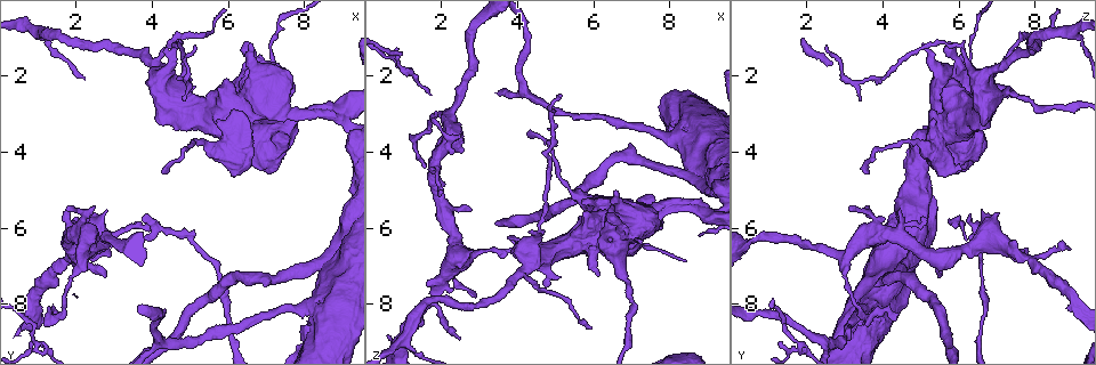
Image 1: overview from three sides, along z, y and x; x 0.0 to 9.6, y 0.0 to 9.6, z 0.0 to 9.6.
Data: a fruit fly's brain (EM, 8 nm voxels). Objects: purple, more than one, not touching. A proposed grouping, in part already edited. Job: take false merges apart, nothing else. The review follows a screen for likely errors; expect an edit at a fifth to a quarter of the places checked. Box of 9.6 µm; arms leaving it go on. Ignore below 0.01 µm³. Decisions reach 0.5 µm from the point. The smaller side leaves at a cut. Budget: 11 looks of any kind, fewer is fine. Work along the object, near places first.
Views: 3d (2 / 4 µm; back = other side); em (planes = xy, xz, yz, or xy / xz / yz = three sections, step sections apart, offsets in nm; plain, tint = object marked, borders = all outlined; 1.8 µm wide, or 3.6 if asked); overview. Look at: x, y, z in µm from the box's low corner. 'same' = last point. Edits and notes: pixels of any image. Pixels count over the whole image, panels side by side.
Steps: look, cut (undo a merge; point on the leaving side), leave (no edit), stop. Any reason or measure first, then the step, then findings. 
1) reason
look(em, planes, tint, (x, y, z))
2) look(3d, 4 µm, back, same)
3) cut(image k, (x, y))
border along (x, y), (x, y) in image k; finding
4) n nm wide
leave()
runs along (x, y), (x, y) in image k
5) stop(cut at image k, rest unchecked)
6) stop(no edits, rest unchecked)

touches itself
look(3d, 4 µm, (7.15, 2.00, 6.00))

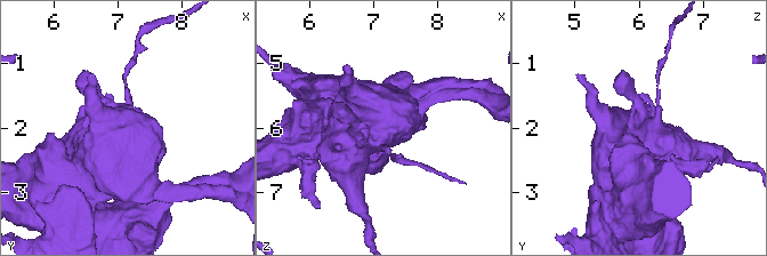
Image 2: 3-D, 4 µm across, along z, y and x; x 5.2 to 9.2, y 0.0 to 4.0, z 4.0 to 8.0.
need the tissue
look(em, 3.6 µm, planes, tint, (7.15, 1.95, 6.05))

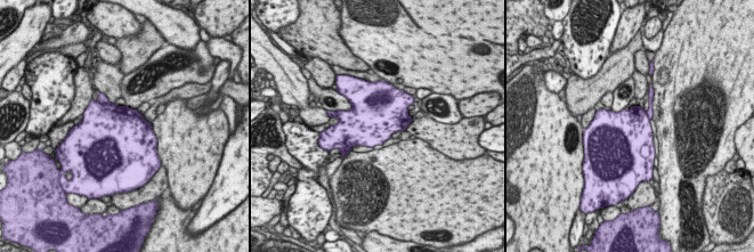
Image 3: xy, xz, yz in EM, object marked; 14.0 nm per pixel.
cut(image 3, (102, 98))
border along (97, 102), (108, 102) in image 3; a second neuron is stuck on

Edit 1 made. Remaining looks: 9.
redraw
look(overview)

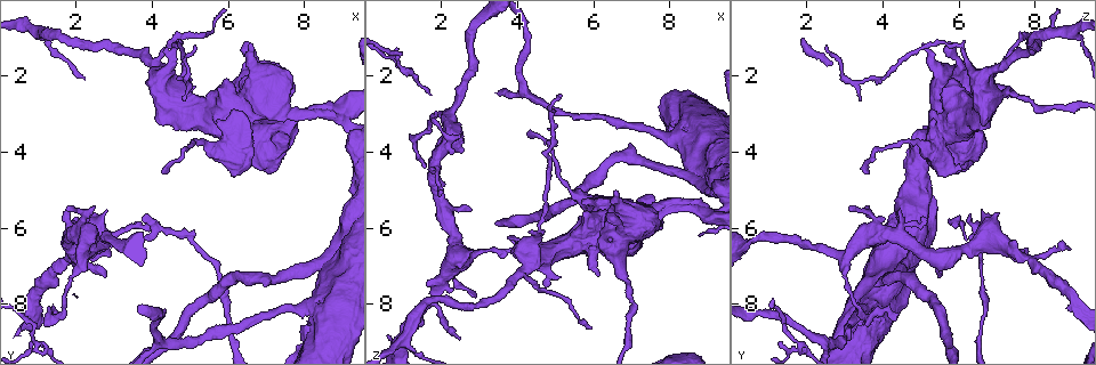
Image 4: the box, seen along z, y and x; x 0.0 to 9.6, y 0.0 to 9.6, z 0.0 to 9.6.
calibre changes
look(3d, 4 µm, (5.75, 3.05, 6.20))

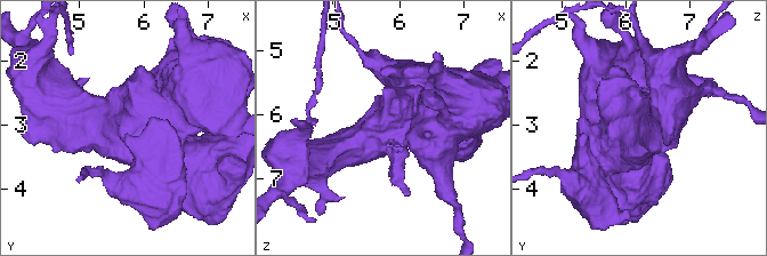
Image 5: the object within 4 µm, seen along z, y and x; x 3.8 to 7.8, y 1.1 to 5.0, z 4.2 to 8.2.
now the EM
look(em, 3.6 µm, planes, tint, (5.75, 3.00, 6.20))

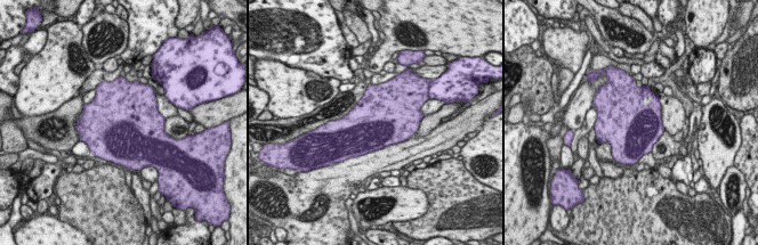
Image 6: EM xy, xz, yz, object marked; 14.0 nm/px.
leave()
all the same neuron

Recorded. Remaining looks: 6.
thick turns thin
look(3d, 2 µm, back, (4.40, 1.75, 6.25))

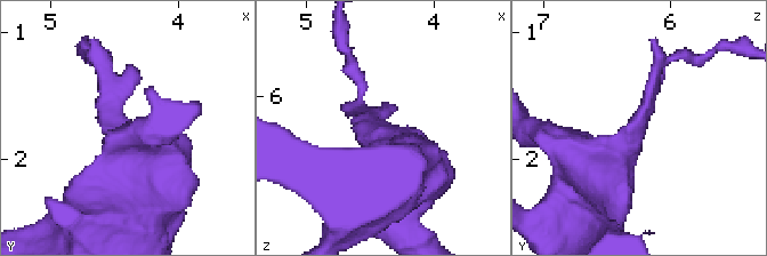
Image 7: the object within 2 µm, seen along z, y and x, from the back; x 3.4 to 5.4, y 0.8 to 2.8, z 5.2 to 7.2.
look(em, xy, step 16, tint, (4.46, 1.74, 6.28))

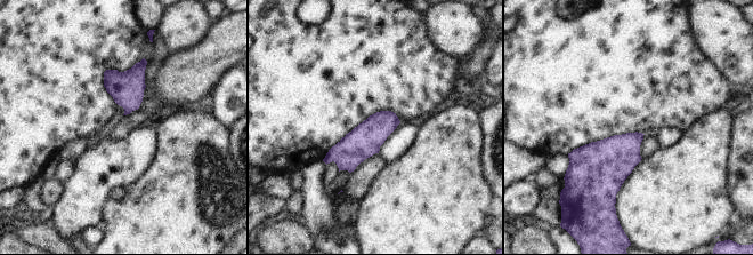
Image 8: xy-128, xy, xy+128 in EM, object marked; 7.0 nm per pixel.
another direction
look(em, planes, borders, same)

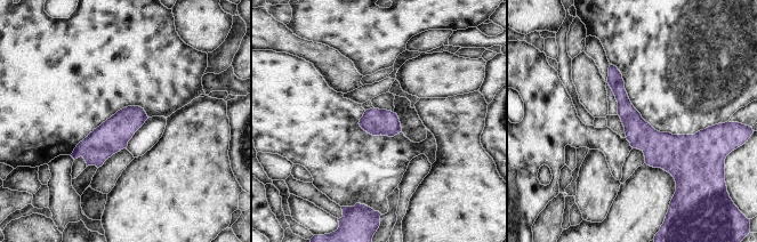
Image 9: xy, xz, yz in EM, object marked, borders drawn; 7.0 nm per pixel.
leave()
all the same neuron

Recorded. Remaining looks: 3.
look(3d, 4 µm, (1.05, 9.00, 1.80))

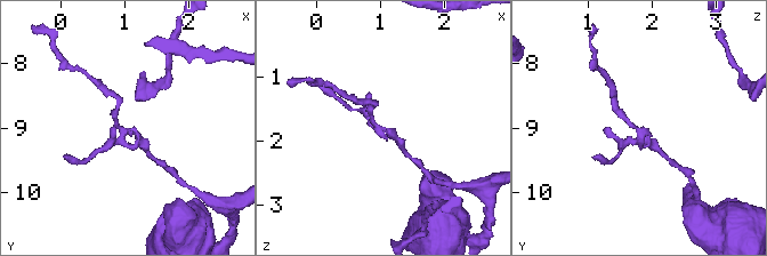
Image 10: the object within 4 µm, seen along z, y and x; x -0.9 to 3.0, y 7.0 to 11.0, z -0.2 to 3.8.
look(em, xz, step 16, tint, (1.05, 9.05, 1.85))

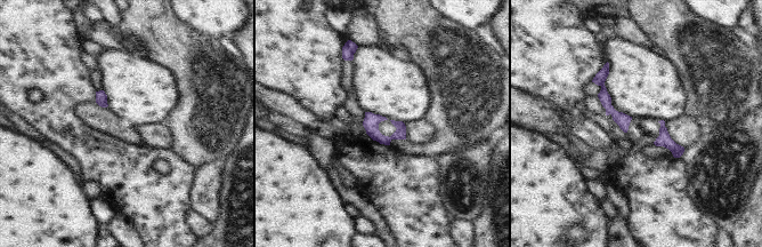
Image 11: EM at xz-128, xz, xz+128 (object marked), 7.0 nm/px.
another direction
look(em, planes, tint, same)

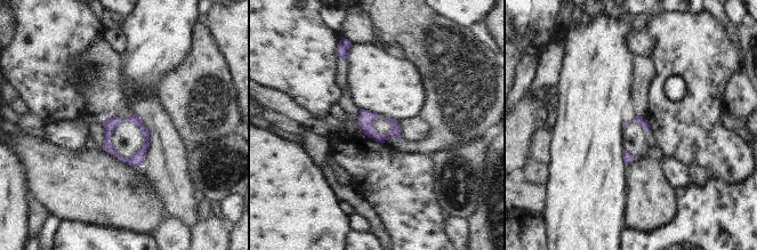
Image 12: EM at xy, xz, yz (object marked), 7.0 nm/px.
leave()
runs along (105, 122), (107, 146), (125, 160), (141, 162) in image 12; continuous, no second neuron

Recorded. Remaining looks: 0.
stop(cut at image 3, rest unchecked)

